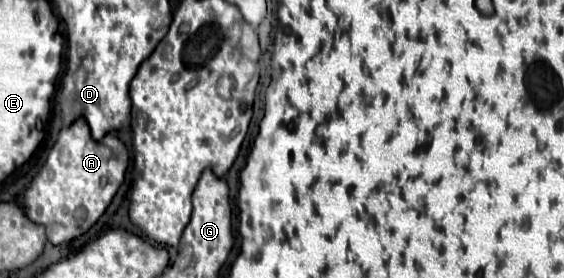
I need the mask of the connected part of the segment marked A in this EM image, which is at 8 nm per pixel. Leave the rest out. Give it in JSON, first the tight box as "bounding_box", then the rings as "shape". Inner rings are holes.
{"bounding_box":[23,117,127,245],"shape":[[[83,117],[71,127],[63,127],[43,169],[33,177],[23,193],[23,205],[31,221],[45,225],[47,239],[53,245],[73,241],[85,233],[107,209],[127,169],[125,147],[115,135],[95,141]]]}

